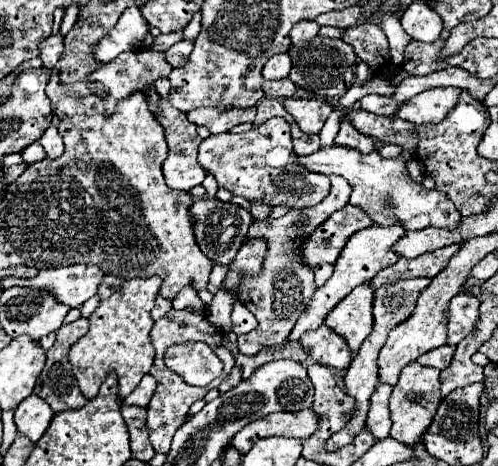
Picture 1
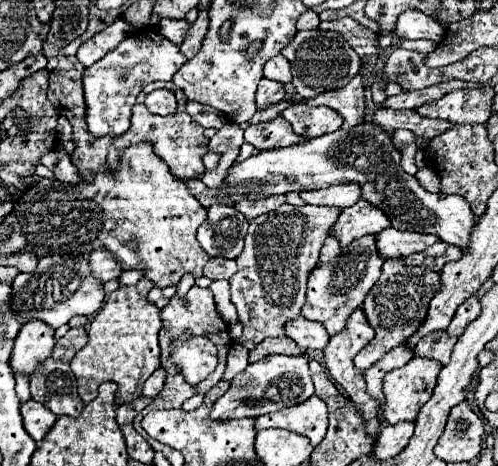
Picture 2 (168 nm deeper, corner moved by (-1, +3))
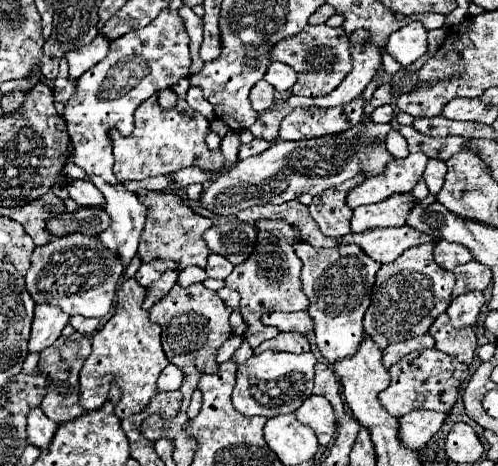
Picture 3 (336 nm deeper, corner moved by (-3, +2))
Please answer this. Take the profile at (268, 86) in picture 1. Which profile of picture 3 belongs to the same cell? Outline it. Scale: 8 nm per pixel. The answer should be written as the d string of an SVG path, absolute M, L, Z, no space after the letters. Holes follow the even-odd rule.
M264 79L258 81L258 85L254 85L254 89L250 91L250 101L258 113L270 109L274 105L274 87L270 87Z

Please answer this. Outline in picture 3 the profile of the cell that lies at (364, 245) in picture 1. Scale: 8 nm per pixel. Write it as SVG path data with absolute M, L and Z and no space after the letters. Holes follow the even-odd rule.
M294 243L296 255L302 259L302 287L310 299L308 315L314 321L316 347L328 363L352 357L364 341L362 319L370 305L372 285L380 265L362 253L356 245L336 245L318 249L306 243Z

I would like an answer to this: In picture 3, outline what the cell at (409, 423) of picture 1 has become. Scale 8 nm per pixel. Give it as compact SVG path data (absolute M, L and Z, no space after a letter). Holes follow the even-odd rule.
M422 349L402 357L402 361L390 367L390 387L380 393L380 403L394 417L404 417L414 409L430 409L448 413L460 393L460 385L468 377L468 367L462 365L456 357L450 357L438 349Z

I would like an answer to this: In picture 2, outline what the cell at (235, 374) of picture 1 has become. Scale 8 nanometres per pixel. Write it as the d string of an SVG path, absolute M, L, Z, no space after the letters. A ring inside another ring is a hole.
M232 344L230 354L228 354L228 366L226 366L222 380L230 382L236 374L244 372L246 366L248 366L248 350L242 344Z

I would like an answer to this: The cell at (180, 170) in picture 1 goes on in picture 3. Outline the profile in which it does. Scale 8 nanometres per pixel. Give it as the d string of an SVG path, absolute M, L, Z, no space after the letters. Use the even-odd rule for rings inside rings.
M188 79L178 81L170 89L178 95L178 103L172 109L162 109L158 105L158 97L152 95L146 99L134 113L134 131L127 137L117 135L117 130L110 131L114 159L113 172L122 183L124 181L142 181L146 177L168 175L172 171L184 167L200 167L208 173L220 173L224 169L224 157L220 149L210 151L206 145L206 131L210 127L208 119L196 113L186 103L186 91L190 83Z

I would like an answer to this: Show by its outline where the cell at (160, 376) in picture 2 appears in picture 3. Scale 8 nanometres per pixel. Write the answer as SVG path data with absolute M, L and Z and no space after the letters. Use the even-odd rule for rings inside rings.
M168 365L158 377L158 389L160 391L176 391L176 389L180 389L182 381L184 381L182 369L176 365Z

